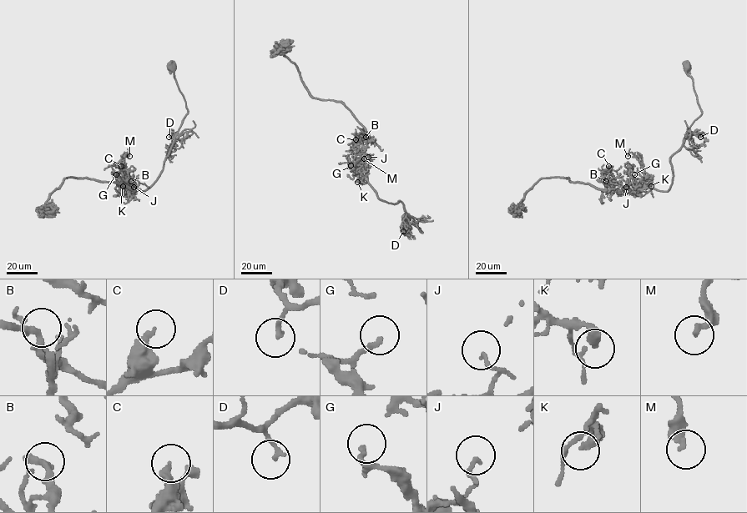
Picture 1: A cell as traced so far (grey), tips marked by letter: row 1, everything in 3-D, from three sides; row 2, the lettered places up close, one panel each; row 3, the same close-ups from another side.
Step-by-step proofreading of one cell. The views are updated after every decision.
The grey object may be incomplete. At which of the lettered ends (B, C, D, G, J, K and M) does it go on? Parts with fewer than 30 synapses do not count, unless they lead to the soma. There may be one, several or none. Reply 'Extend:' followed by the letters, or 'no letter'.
Extend: K

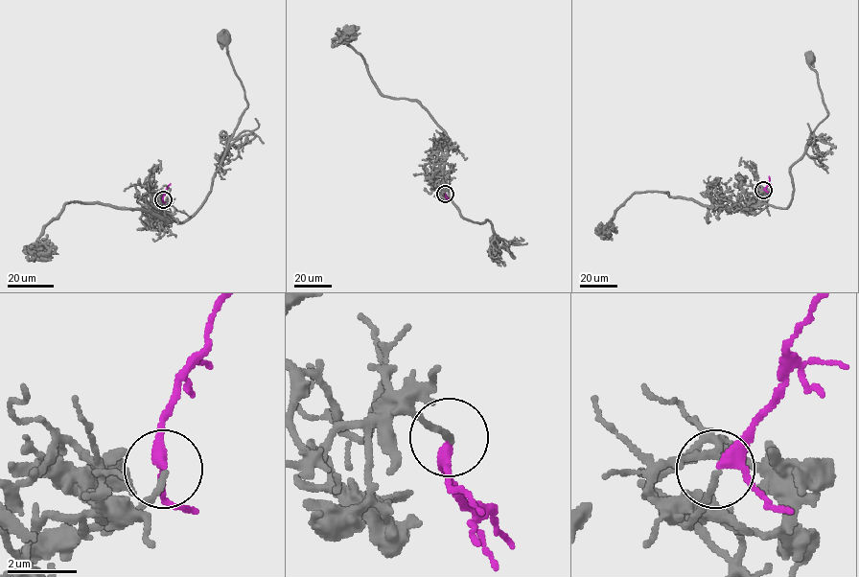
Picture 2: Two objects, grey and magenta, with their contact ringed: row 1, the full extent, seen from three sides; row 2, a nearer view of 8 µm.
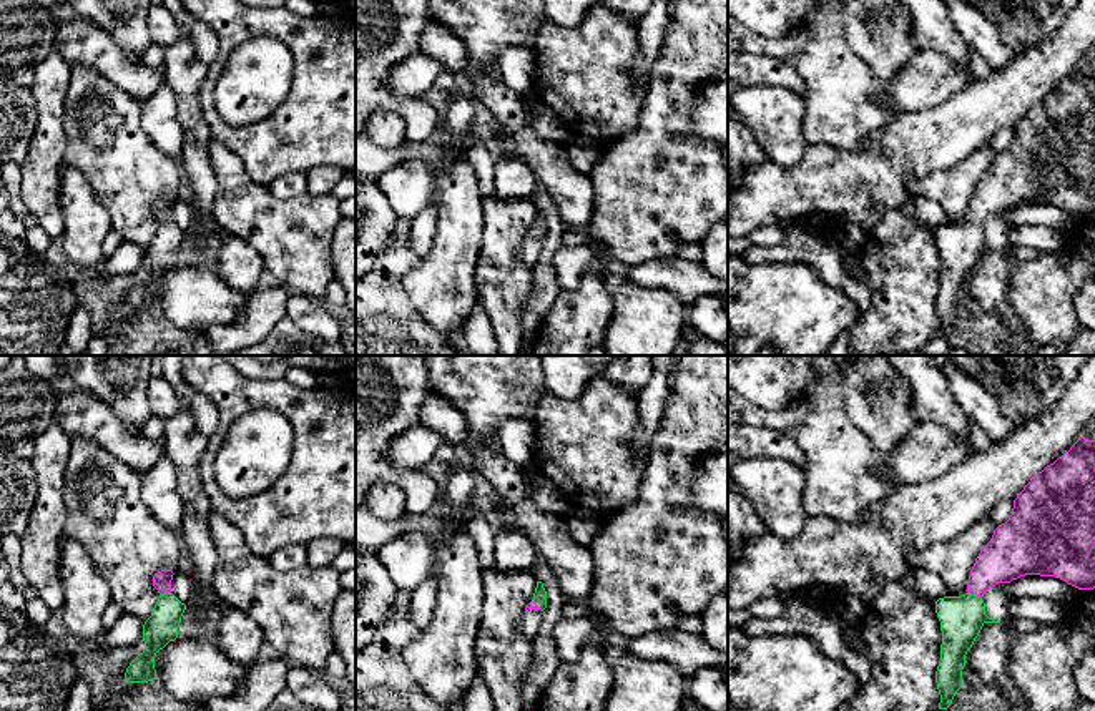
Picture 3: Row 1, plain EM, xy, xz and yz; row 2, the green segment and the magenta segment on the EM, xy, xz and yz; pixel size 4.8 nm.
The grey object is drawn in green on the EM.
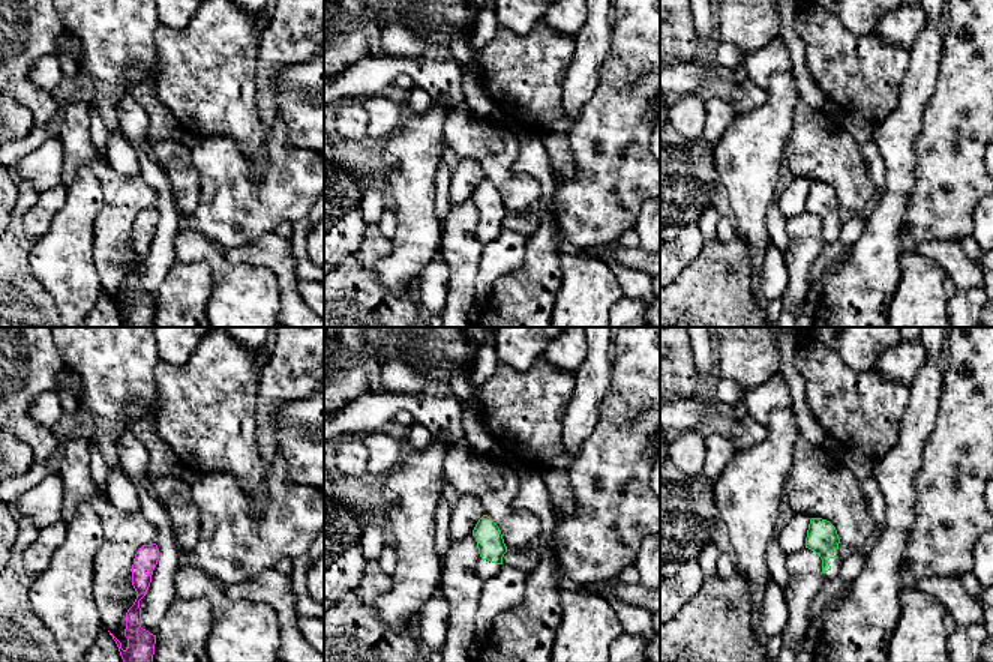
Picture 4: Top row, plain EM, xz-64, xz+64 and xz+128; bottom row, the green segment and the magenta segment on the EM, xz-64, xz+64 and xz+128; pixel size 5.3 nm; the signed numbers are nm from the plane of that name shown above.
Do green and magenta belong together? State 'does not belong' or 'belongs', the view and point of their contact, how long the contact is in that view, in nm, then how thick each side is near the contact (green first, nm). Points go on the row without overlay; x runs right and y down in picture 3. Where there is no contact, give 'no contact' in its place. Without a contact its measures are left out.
belongs; meets green in yz at (974, 223); contact 70 nm long; 220 nm thick on the green side, 220 nm on the other

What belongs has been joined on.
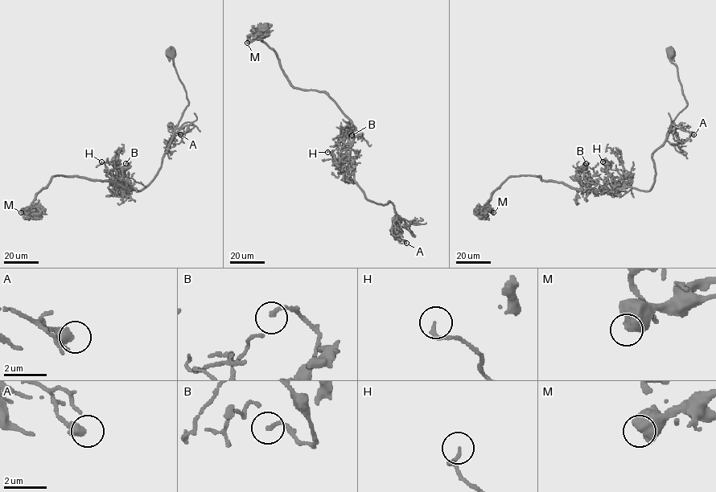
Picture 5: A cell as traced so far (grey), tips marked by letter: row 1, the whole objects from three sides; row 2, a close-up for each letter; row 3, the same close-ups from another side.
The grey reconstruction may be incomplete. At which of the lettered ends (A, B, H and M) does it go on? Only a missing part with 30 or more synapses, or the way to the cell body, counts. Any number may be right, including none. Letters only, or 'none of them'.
none of them

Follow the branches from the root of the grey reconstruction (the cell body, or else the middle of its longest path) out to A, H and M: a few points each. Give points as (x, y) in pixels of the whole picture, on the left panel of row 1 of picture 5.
A: (171, 54), (174, 66), (188, 101), (174, 133), (172, 130), (180, 134)
H: (171, 54), (174, 66), (188, 104), (162, 157), (157, 174), (140, 190), (129, 186), (121, 188), (101, 161)
M: (171, 54), (188, 104), (156, 176), (140, 190), (126, 190), (116, 182), (54, 175), (32, 212), (21, 212)

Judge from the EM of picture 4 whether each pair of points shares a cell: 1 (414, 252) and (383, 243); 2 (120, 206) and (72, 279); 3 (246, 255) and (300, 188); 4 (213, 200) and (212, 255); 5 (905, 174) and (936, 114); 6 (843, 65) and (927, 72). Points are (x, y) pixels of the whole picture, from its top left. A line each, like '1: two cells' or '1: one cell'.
1: two cells
2: two cells
3: two cells
4: two cells
5: two cells
6: two cells

